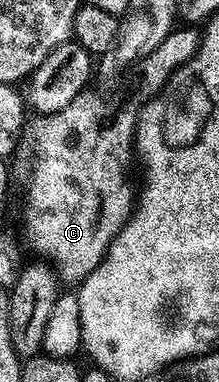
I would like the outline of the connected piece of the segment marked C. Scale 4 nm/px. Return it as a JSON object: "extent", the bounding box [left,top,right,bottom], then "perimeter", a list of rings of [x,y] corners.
{"extent":[16,27,200,286],"perimeter":[[[181,27],[171,29],[170,34],[168,34],[152,52],[148,55],[144,55],[144,59],[140,59],[126,70],[124,76],[121,78],[121,81],[123,80],[122,90],[94,89],[95,87],[84,88],[72,99],[72,103],[68,103],[68,107],[64,107],[55,113],[43,113],[35,116],[33,119],[27,120],[26,124],[22,126],[22,136],[16,148],[16,157],[19,157],[18,165],[20,168],[30,169],[30,174],[26,177],[26,202],[22,205],[22,229],[26,232],[26,241],[30,244],[31,251],[39,253],[39,255],[42,256],[39,258],[52,266],[58,281],[61,282],[63,286],[81,286],[86,277],[92,275],[92,271],[96,271],[96,267],[105,259],[106,252],[110,249],[110,242],[113,241],[114,236],[118,234],[119,230],[126,224],[127,218],[130,217],[132,208],[136,203],[136,193],[133,188],[130,190],[130,185],[126,182],[126,156],[128,156],[129,153],[131,156],[132,153],[134,126],[138,124],[139,108],[143,103],[157,97],[175,71],[184,63],[188,63],[188,59],[194,57],[194,54],[198,50],[198,42],[200,40],[199,30],[194,27],[182,28],[186,29],[181,29]]]}

